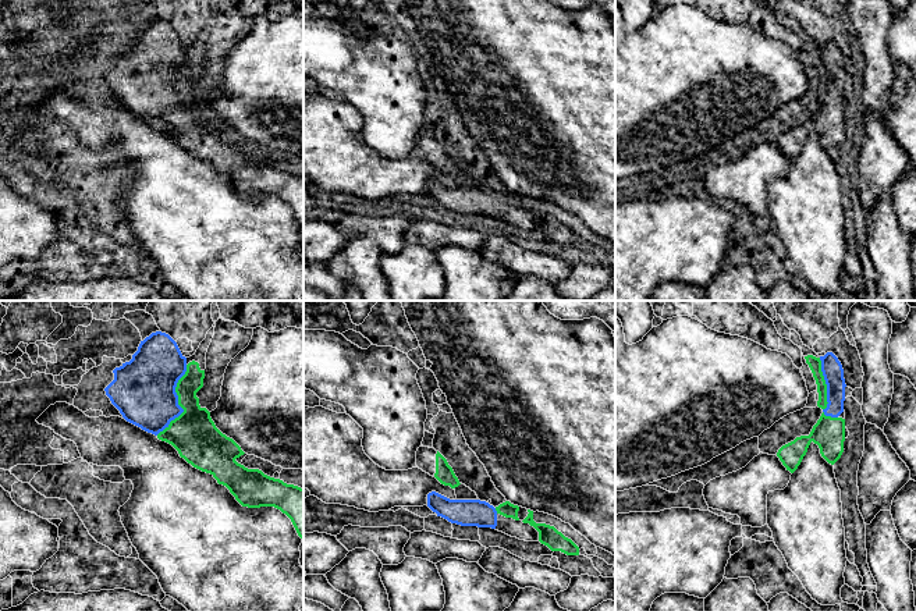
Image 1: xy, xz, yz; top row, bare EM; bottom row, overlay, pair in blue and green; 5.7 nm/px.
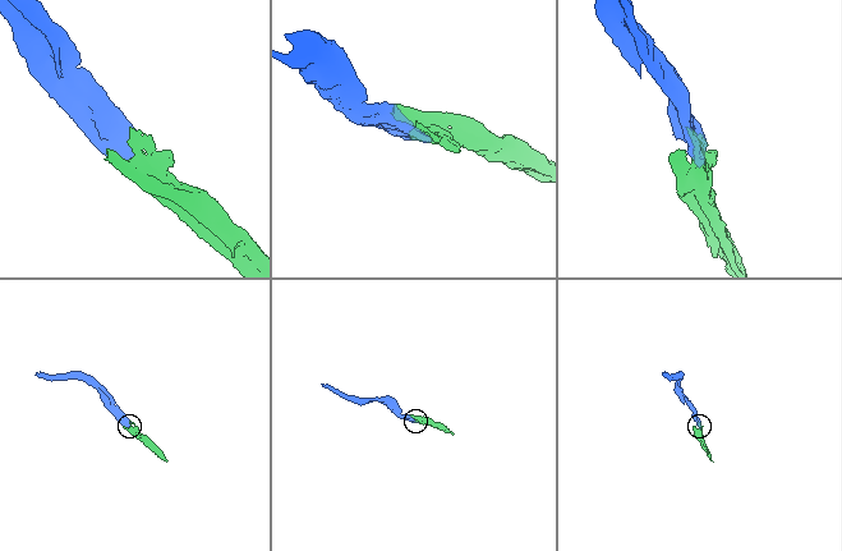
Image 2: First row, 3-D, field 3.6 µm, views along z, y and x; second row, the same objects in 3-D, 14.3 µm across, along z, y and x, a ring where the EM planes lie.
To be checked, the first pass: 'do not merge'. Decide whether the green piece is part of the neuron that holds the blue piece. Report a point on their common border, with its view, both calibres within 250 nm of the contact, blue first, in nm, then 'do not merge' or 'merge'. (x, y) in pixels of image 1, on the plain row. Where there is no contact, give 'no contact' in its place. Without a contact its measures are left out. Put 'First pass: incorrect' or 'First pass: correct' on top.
First pass: incorrect
xy (177, 89) | 360/280 nm | merge

